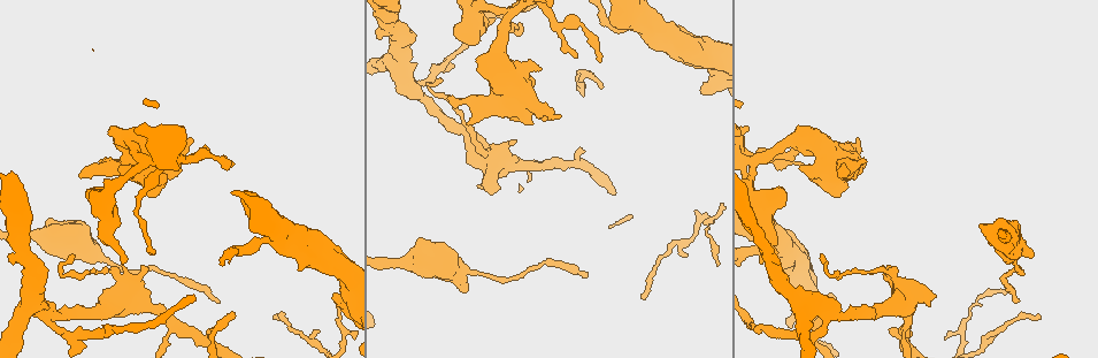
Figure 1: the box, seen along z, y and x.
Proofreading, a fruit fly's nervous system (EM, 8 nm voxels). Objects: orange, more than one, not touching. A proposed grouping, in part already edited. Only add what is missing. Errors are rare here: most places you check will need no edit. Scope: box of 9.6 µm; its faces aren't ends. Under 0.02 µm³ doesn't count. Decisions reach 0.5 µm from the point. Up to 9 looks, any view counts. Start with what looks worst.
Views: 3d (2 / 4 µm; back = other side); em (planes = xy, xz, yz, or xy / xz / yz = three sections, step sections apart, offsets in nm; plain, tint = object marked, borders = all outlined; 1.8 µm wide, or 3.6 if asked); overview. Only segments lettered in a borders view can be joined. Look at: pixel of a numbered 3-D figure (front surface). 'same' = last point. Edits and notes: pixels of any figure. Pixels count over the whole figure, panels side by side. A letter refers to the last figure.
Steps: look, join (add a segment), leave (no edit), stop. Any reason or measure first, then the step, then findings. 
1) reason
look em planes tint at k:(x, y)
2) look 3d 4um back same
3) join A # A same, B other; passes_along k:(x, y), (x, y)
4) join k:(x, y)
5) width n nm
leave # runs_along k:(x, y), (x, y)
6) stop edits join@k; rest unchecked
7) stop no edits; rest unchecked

free end
look 3d 4um at 1:(588, 272)

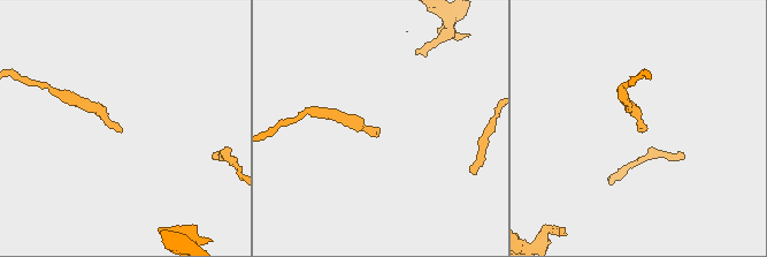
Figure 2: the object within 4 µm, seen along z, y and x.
now the EM
look em planes tint at 2:(120, 132)

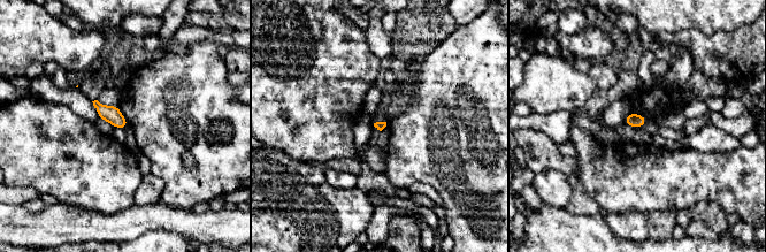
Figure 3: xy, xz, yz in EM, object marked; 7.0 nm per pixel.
look em planes borders same

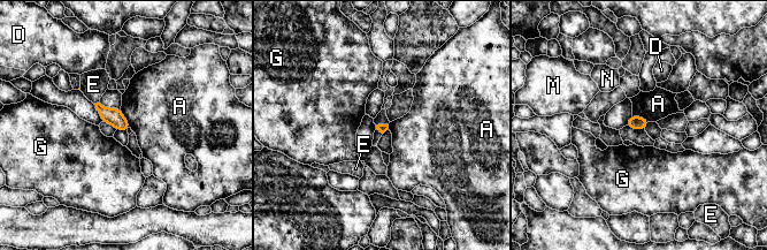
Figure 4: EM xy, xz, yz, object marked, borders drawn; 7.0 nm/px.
leave # A other, D other, E other, G other, M other, N other; none of them fits

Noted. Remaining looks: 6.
stops while still wide
look em planes borders at 1:(121, 262)

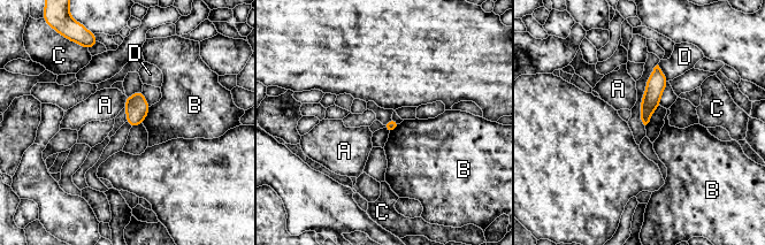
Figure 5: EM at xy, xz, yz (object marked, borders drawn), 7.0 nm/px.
longest_contact B 140 nm
leave # A other, B other, C other, D other; border 5:(151, 106), (142, 123); no lettered segment goes on from it

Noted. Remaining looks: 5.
calibre changes
look em 3.6um xy step 4 plain at 1:(1017, 260)

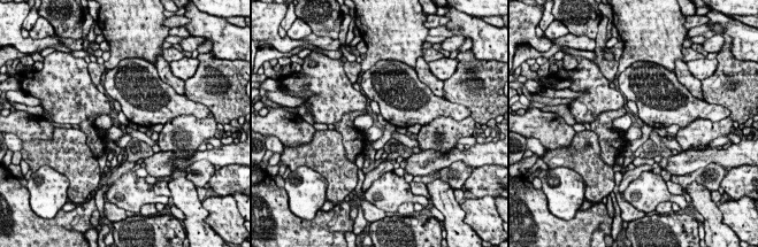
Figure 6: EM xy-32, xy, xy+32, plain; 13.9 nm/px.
with the object marked
look em 3.6um xy step 4 tint same

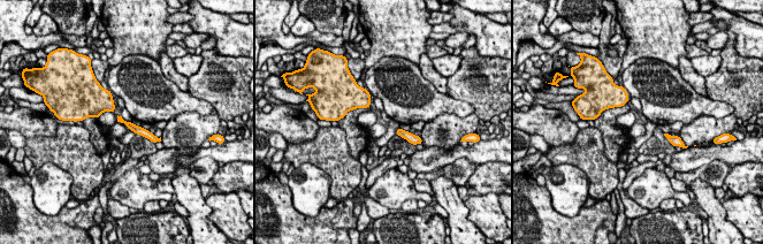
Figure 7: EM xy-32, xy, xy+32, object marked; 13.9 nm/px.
see the neighbours
look em 3.6um xy step 4 borders same

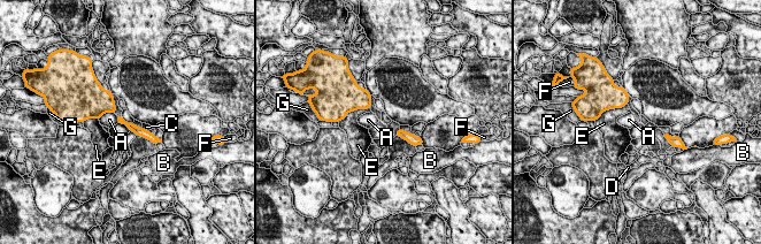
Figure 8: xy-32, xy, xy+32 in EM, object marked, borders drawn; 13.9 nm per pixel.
longest_contact E 400 nm
leave # A other, B other, C other, D other, E other, F other, G other; border 8:(115, 113), (105, 113), (99, 120); none of them fits

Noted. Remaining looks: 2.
stop no edits; rest unchecked

